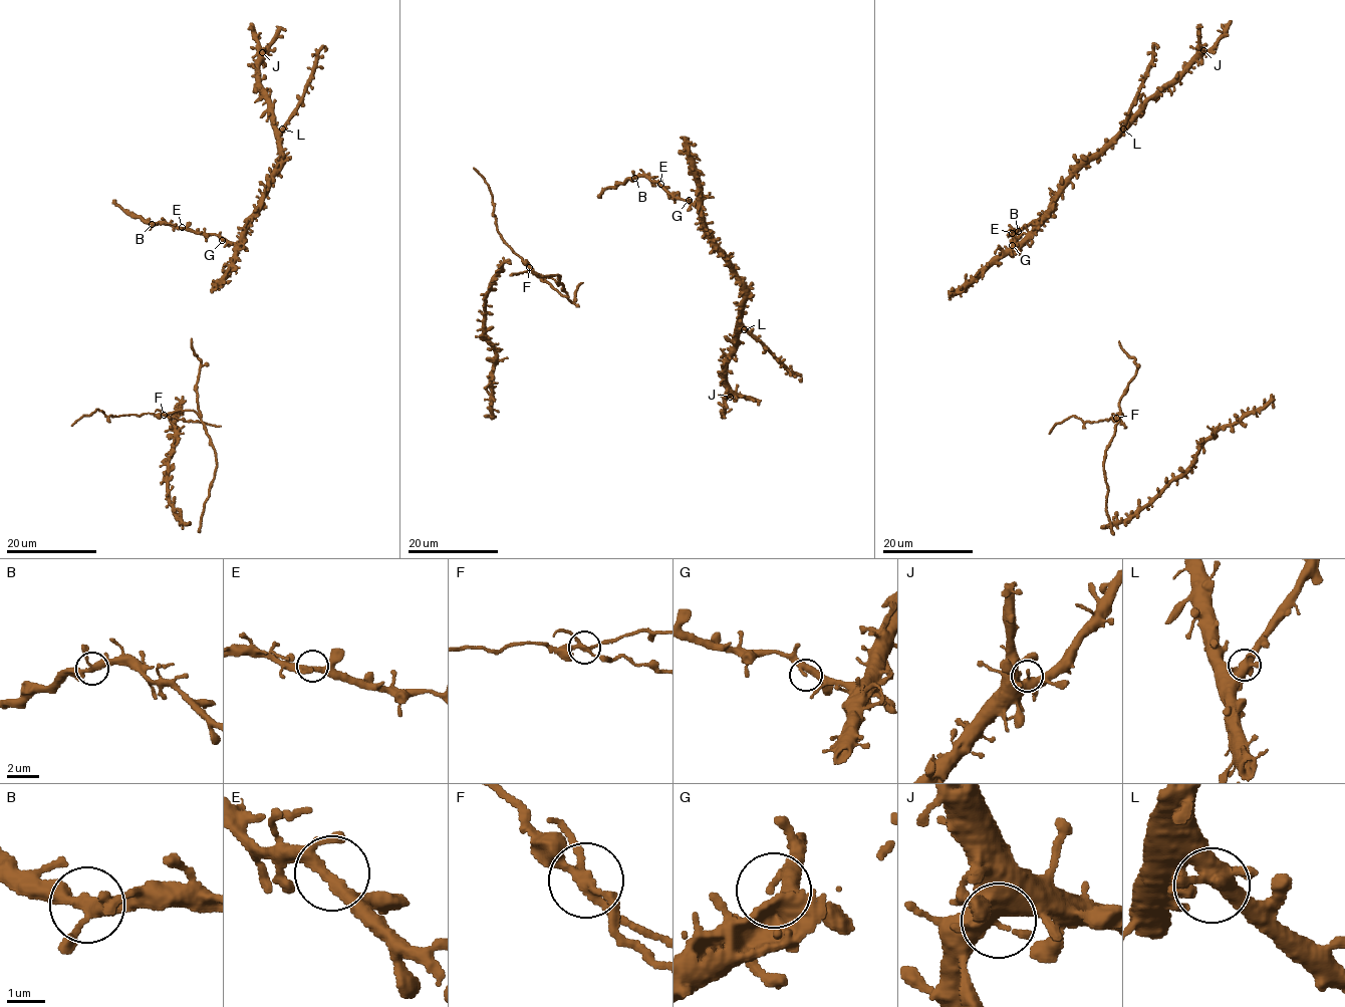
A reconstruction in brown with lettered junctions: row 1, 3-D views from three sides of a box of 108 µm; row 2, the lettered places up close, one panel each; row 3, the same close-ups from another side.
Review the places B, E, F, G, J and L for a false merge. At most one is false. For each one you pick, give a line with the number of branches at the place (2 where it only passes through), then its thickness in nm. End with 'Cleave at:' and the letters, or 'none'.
F: 4 branches meet; 240 nm thick
Cleave at: F

